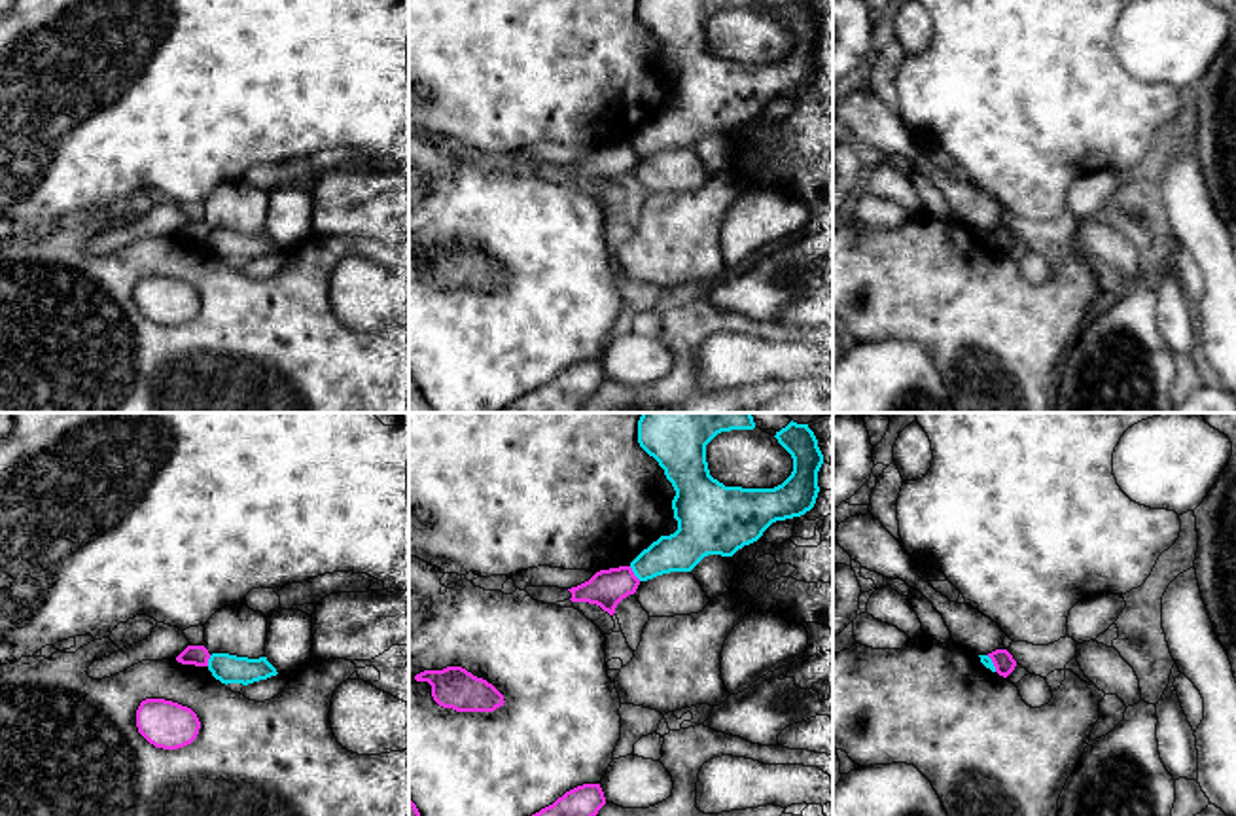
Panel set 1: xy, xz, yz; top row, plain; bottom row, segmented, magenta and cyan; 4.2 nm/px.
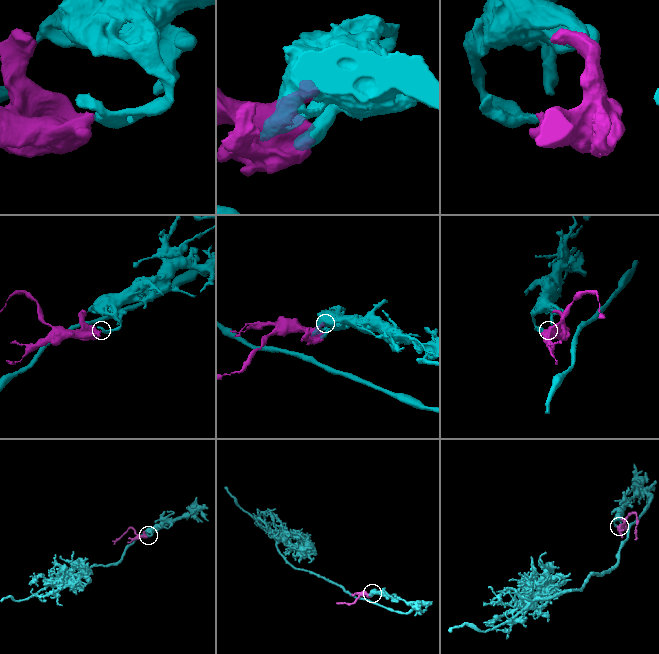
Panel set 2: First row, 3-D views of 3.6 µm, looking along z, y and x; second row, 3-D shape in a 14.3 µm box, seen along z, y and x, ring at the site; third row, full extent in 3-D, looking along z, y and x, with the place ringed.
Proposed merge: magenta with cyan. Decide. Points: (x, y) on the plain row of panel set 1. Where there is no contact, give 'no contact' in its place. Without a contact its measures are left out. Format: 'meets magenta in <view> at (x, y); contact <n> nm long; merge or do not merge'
meets magenta in xz at (633, 150); contact 80 nm long; merge

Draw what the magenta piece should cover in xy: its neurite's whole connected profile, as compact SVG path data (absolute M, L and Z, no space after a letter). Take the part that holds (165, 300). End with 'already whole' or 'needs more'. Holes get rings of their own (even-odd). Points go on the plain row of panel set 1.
M146 275L136 286L136 303L155 324L178 326L197 314L201 297L187 282L165 275Z; already whole

